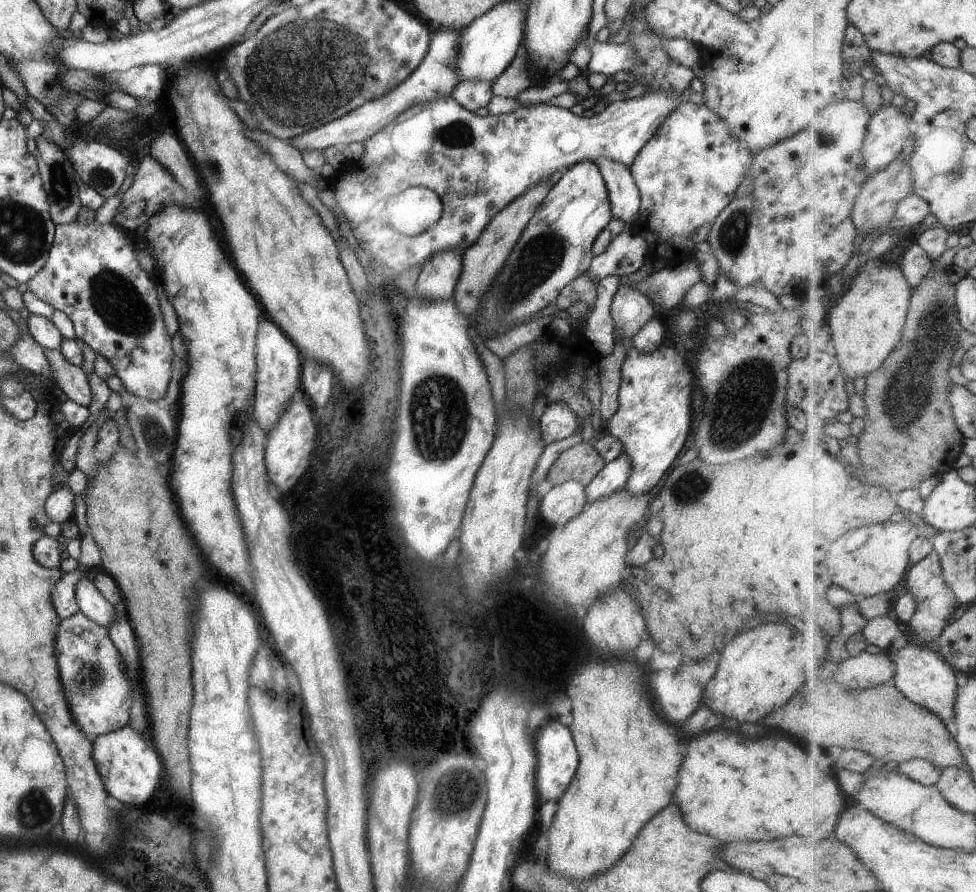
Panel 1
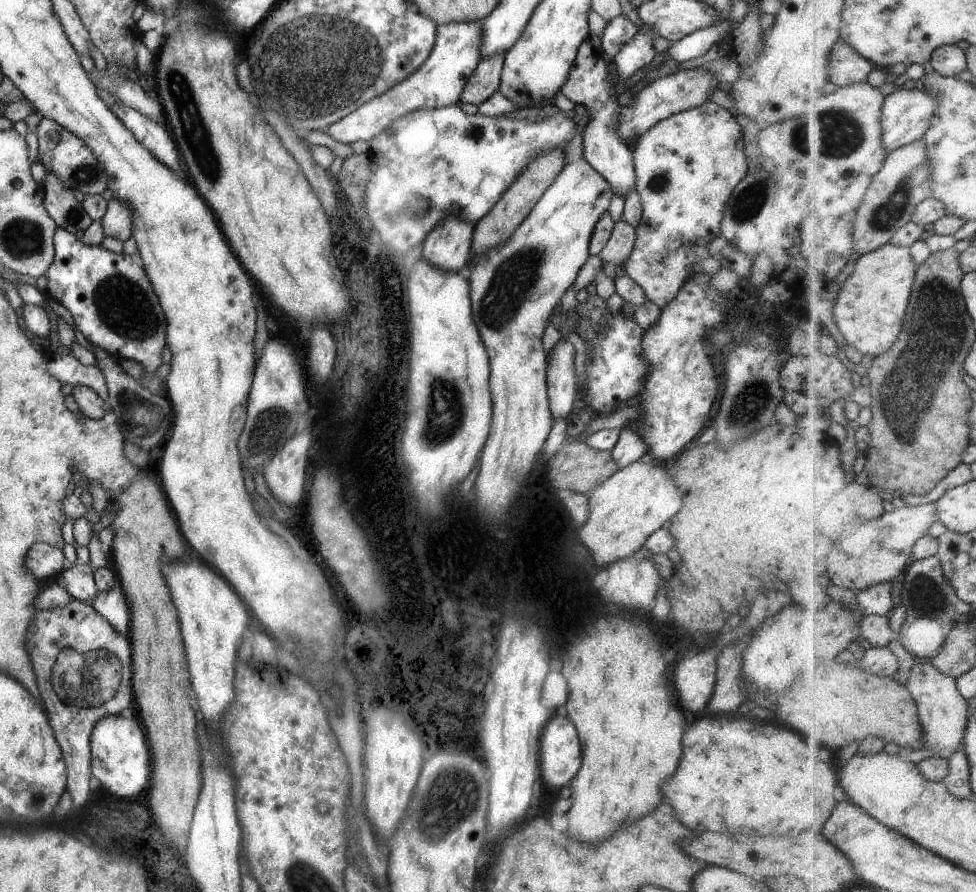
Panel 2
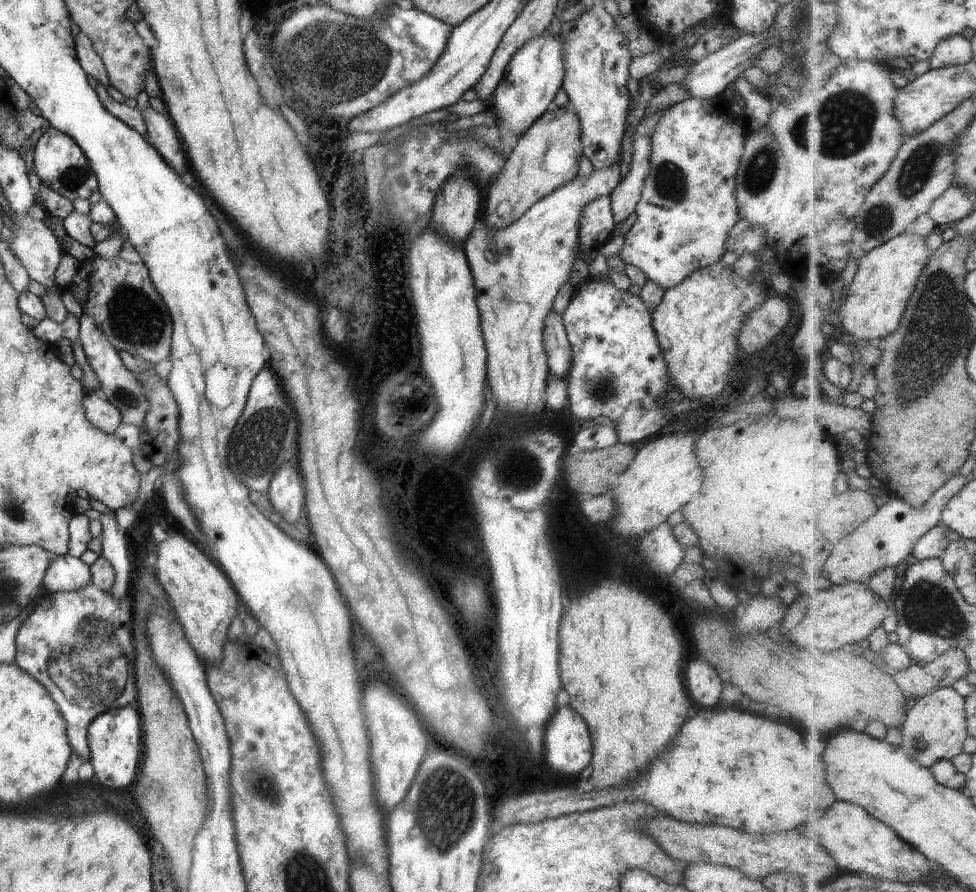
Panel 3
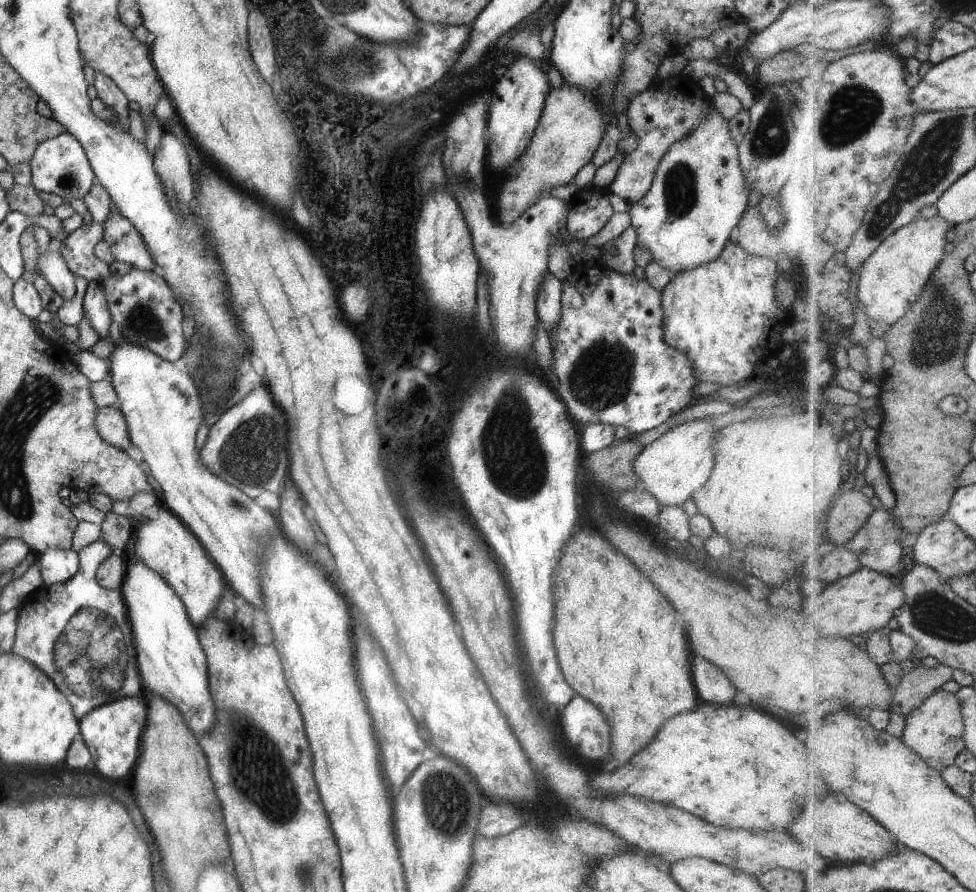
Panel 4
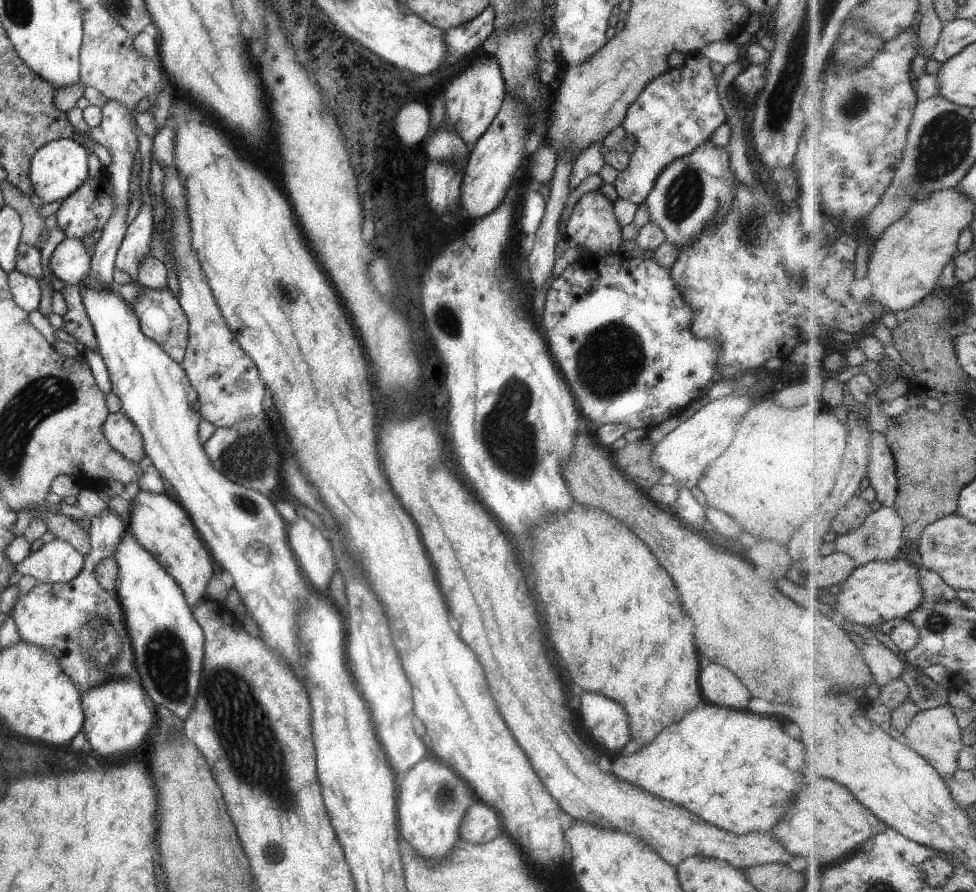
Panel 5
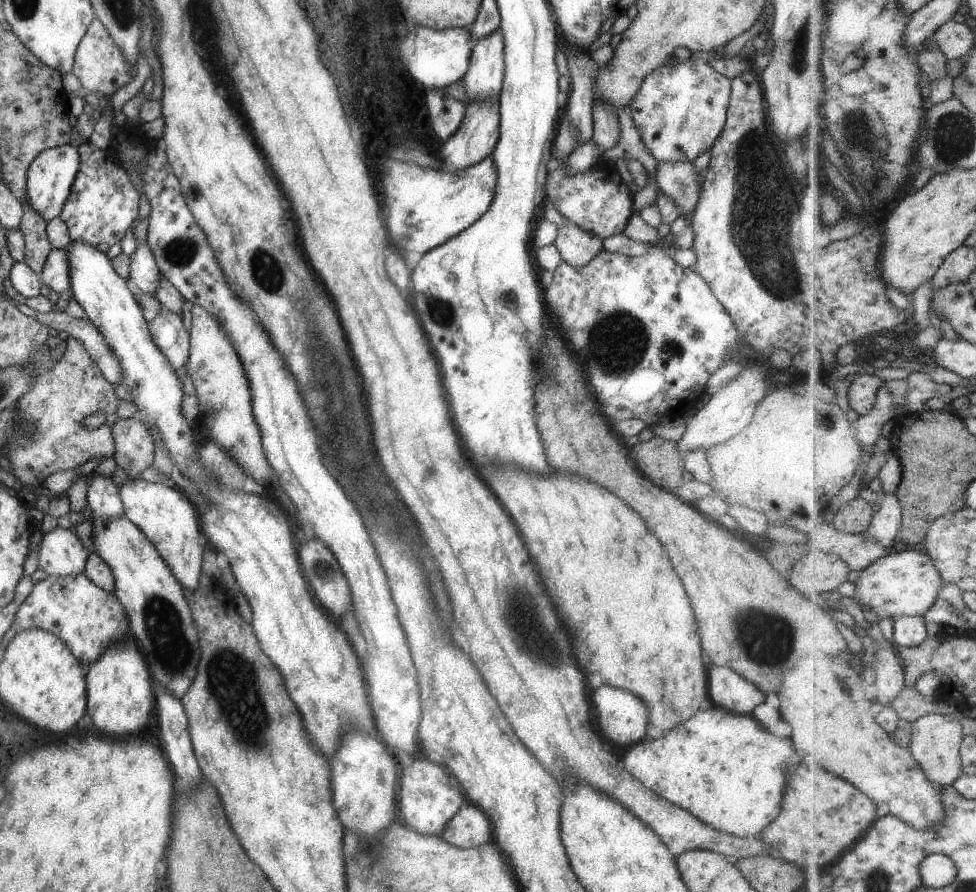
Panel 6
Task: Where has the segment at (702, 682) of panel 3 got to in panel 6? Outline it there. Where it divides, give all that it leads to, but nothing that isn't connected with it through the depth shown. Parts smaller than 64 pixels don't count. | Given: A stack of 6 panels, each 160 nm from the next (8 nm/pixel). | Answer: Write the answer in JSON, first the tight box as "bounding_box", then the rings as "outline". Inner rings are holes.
{"bounding_box":[706,666,766,715],"outline":[[[708,666],[706,689],[717,707],[738,715],[749,715],[766,694],[750,680],[743,678],[729,667]]]}

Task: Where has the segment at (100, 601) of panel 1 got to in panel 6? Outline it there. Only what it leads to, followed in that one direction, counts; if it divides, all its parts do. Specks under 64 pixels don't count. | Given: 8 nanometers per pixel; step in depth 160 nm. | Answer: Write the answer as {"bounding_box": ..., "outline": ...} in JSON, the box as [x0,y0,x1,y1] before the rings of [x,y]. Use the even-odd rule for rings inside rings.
{"bounding_box":[38,527,88,575],"outline":[[[54,527],[43,533],[38,544],[38,567],[45,575],[78,575],[83,572],[88,552],[71,528]]]}

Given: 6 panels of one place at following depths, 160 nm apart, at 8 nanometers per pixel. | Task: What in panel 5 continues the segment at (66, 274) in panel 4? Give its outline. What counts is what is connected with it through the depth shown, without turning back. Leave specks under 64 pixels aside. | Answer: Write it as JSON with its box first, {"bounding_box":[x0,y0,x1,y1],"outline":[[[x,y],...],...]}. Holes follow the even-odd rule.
{"bounding_box":[60,284,98,353],"outline":[[[65,284],[64,289],[65,293],[60,293],[64,296],[68,311],[62,316],[62,330],[74,336],[77,342],[81,342],[85,350],[89,349],[98,353],[96,336],[86,315],[78,289],[76,286]]]}

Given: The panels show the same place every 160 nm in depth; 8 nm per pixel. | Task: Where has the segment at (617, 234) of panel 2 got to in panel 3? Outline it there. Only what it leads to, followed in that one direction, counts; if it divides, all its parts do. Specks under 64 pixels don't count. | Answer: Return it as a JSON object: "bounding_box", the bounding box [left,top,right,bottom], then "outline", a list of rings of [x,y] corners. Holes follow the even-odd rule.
{"bounding_box":[608,109,663,224],"outline":[[[663,109],[655,110],[653,114],[642,117],[634,128],[628,171],[608,194],[615,224],[634,212],[634,206],[639,202],[643,181],[649,172],[650,138],[663,113]]]}

